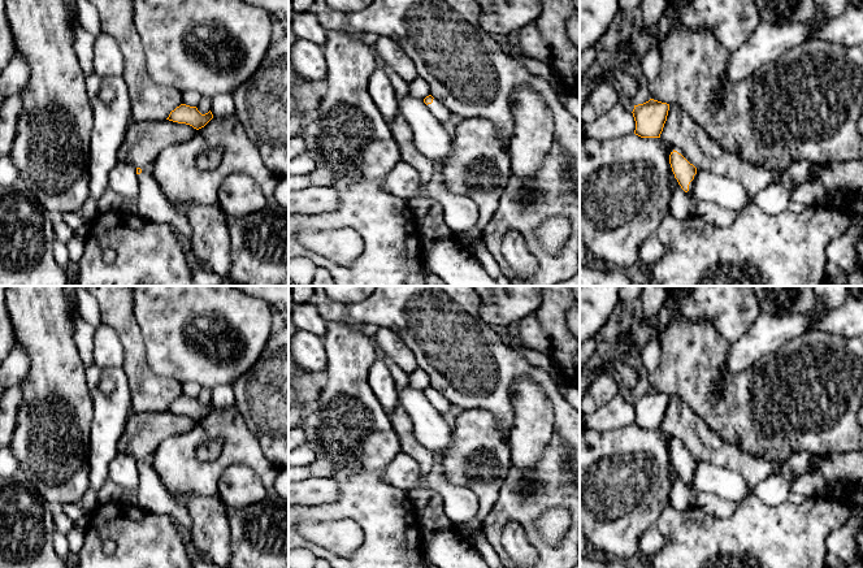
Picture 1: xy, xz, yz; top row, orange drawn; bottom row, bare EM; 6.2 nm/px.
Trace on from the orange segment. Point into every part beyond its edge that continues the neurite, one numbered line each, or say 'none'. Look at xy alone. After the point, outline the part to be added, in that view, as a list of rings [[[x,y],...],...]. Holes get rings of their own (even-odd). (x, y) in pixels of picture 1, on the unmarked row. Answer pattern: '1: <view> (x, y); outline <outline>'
1: xy (152, 497); outline [[[142,460],[138,471],[139,486],[136,497],[130,502],[148,513],[165,513],[172,516],[185,533],[187,542],[190,542],[191,519],[185,499],[175,499],[169,494],[149,461]]]

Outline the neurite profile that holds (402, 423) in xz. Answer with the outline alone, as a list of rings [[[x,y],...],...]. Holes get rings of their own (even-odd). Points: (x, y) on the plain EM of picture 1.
[[[399,403],[396,408],[389,413],[389,419],[400,441],[402,451],[420,464],[422,474],[428,474],[437,461],[437,456],[416,439],[413,421],[406,408]]]

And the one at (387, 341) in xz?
[[[380,328],[372,338],[377,348],[381,350],[385,356],[391,357],[407,374],[411,374],[419,368],[413,352],[394,330]]]

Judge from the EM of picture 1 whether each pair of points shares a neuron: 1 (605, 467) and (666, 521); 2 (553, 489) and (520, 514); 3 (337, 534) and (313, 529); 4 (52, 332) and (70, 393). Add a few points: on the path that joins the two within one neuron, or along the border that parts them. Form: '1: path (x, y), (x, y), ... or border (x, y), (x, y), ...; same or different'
1: border (669, 502), (651, 528); different
2: path (545, 489), (528, 506); same
3: path (332, 534), (319, 533); same
4: path (52, 347), (56, 377); same

